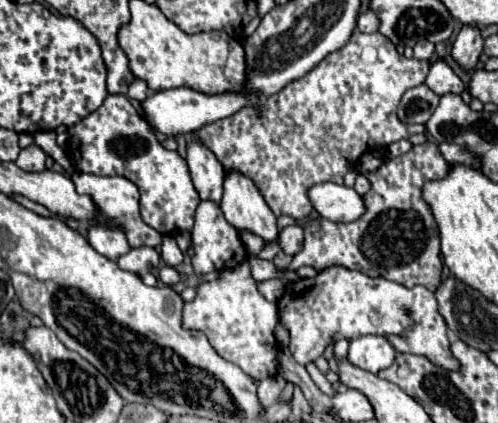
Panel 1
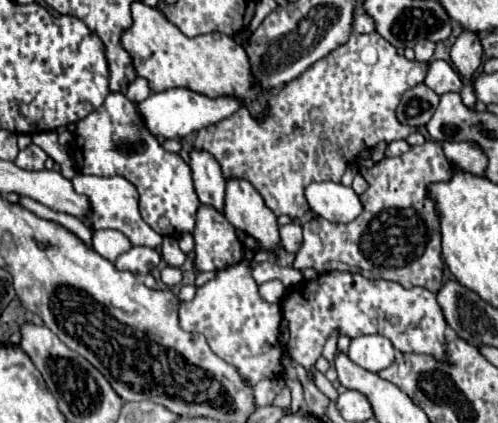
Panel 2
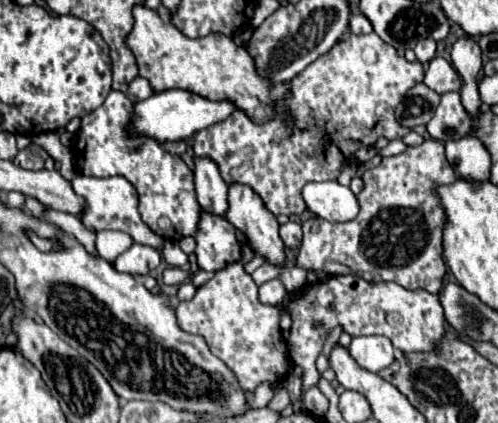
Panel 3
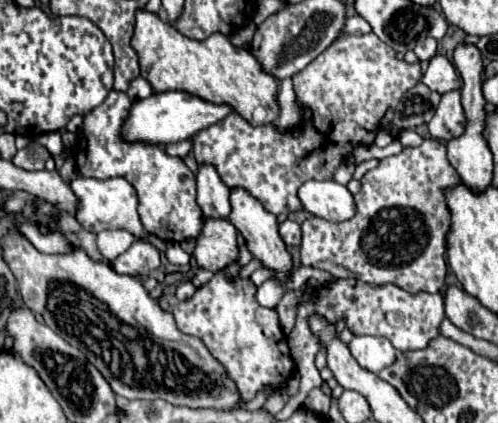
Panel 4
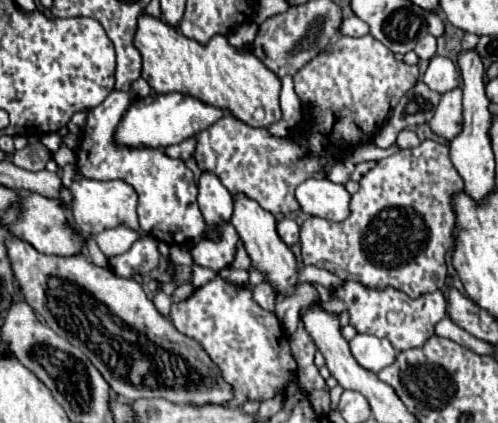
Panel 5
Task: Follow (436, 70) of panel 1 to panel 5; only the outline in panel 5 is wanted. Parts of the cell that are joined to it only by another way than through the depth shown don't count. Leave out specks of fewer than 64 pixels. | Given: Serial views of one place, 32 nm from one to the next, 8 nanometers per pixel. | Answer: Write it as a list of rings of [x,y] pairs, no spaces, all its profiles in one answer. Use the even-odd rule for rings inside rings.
[[[434,56],[434,58],[430,60],[428,70],[426,70],[424,76],[422,76],[422,82],[424,82],[428,88],[436,90],[438,94],[444,94],[444,92],[454,90],[454,88],[460,84],[460,74],[458,74],[456,64],[454,64],[450,58]]]

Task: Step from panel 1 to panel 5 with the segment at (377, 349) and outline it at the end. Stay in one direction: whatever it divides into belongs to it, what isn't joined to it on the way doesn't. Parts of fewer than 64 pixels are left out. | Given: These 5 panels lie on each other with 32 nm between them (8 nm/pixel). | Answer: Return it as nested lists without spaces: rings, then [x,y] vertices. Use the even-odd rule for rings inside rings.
[[[356,334],[350,340],[350,350],[356,362],[370,372],[380,372],[396,360],[396,350],[388,338],[370,334]]]

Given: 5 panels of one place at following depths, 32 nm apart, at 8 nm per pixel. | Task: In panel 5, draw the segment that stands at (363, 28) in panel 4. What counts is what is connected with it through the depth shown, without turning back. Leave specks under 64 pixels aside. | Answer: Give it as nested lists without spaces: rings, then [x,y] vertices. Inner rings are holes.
[[[358,16],[344,18],[342,28],[340,28],[340,34],[344,34],[344,36],[364,36],[368,32],[370,32],[368,24],[364,24],[364,20],[360,20]]]

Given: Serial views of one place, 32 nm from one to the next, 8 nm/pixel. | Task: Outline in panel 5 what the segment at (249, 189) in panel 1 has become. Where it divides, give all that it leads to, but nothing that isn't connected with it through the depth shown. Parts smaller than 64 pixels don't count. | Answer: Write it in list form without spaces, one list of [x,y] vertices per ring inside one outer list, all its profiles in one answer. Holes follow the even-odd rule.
[[[234,194],[232,200],[234,200],[234,212],[232,212],[232,220],[230,220],[230,222],[232,222],[234,228],[238,230],[242,242],[244,242],[244,246],[246,246],[250,258],[252,258],[252,264],[266,274],[266,278],[268,278],[268,280],[272,282],[272,286],[280,292],[280,296],[292,294],[294,288],[296,288],[298,266],[296,266],[296,258],[294,258],[292,250],[290,250],[282,240],[280,240],[280,242],[276,240],[276,234],[274,234],[274,230],[272,230],[272,226],[274,226],[274,222],[276,222],[274,216],[272,216],[268,210],[264,210],[256,200],[252,200],[252,198],[244,196],[244,194]],[[262,218],[270,218],[270,220],[272,220],[272,222],[270,222],[270,230],[266,230],[266,228],[262,230],[262,222],[264,222]]]

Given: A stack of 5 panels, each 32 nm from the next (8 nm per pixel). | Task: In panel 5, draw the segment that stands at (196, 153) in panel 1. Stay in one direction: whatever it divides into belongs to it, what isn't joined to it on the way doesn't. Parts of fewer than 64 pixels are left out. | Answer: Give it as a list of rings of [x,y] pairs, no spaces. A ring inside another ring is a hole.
[[[204,170],[198,180],[198,206],[208,226],[228,222],[232,216],[232,194],[216,174]]]

